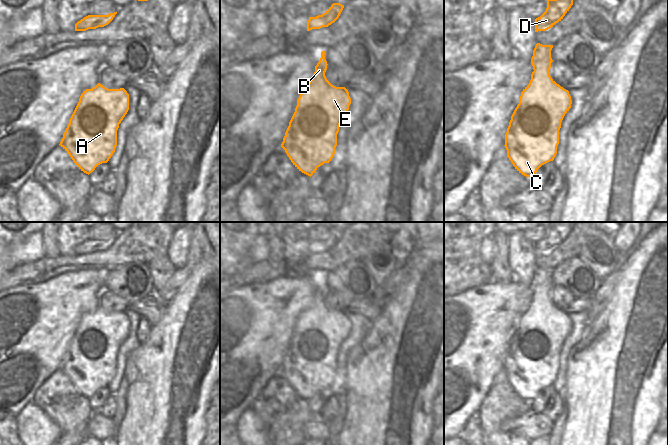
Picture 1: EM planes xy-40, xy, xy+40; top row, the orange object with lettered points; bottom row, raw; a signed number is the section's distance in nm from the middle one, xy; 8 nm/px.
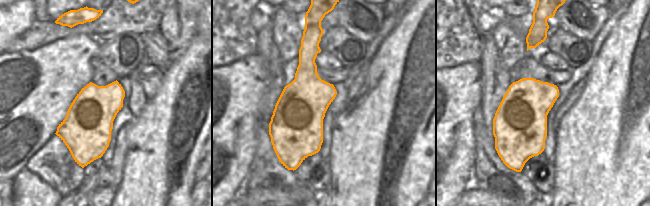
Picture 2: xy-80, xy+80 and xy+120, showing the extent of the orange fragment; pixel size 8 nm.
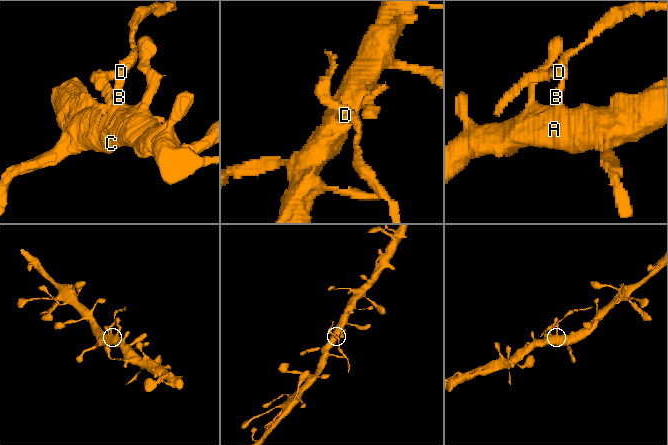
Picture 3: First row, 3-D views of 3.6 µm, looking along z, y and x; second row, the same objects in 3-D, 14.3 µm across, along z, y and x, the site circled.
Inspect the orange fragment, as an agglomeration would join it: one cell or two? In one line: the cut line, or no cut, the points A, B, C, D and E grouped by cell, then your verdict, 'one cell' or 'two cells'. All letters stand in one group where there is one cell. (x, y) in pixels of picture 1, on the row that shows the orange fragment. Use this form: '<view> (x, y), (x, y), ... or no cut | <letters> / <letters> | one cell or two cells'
xy+40 (550, 62), (544, 60), (533, 69) | A B C E / D | two cells

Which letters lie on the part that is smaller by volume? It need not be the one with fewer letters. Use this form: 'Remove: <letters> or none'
Remove: D

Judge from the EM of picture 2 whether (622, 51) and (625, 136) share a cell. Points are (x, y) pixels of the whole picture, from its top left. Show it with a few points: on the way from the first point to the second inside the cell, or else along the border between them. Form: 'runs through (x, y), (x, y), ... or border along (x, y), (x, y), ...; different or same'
runs through (625, 72), (625, 115); same

